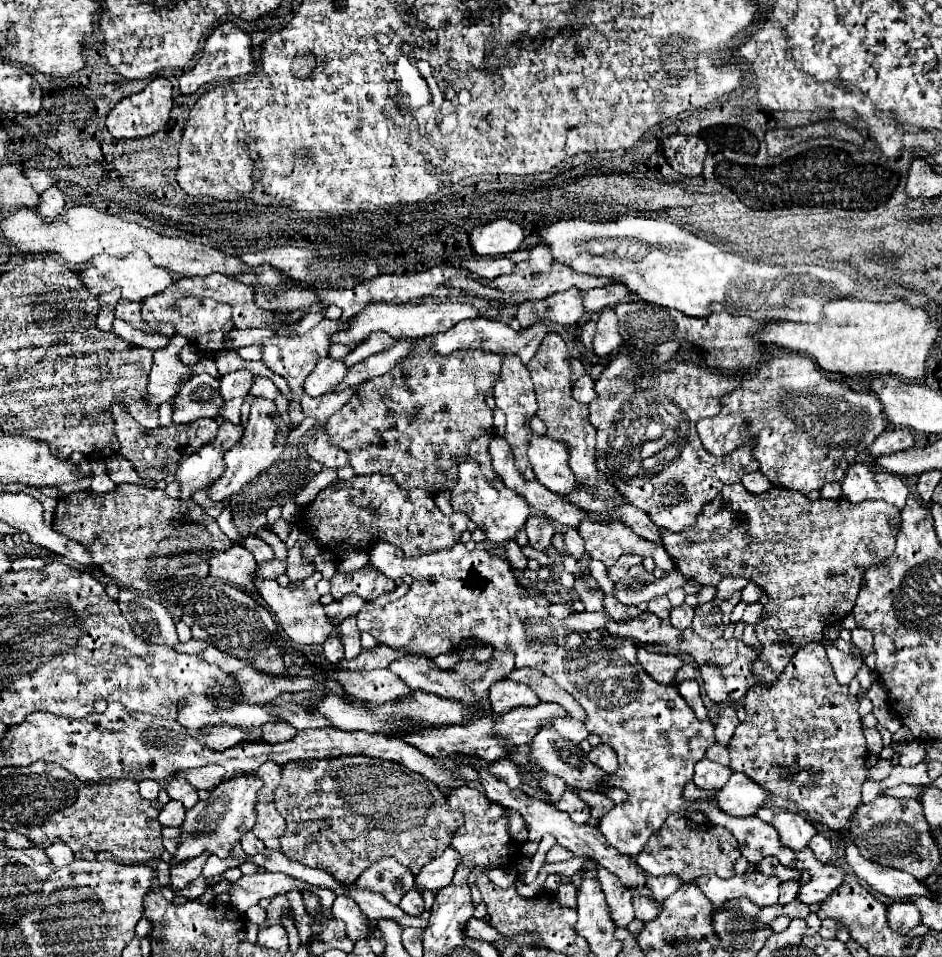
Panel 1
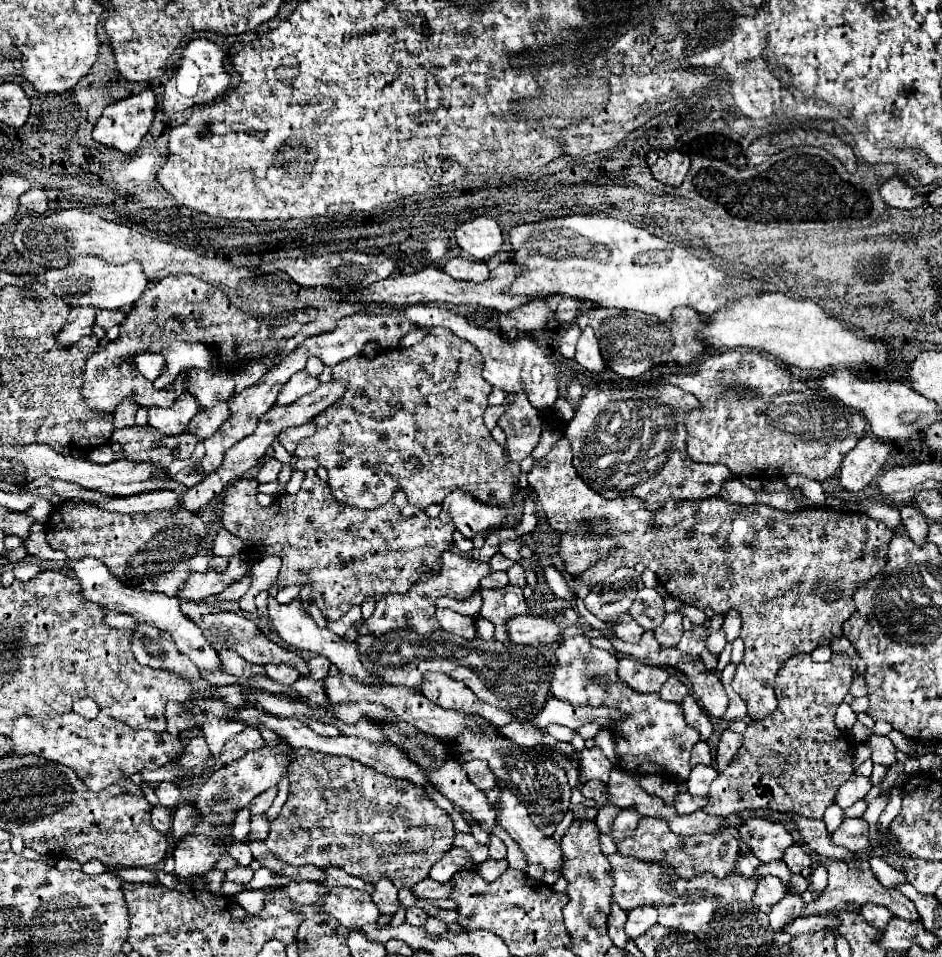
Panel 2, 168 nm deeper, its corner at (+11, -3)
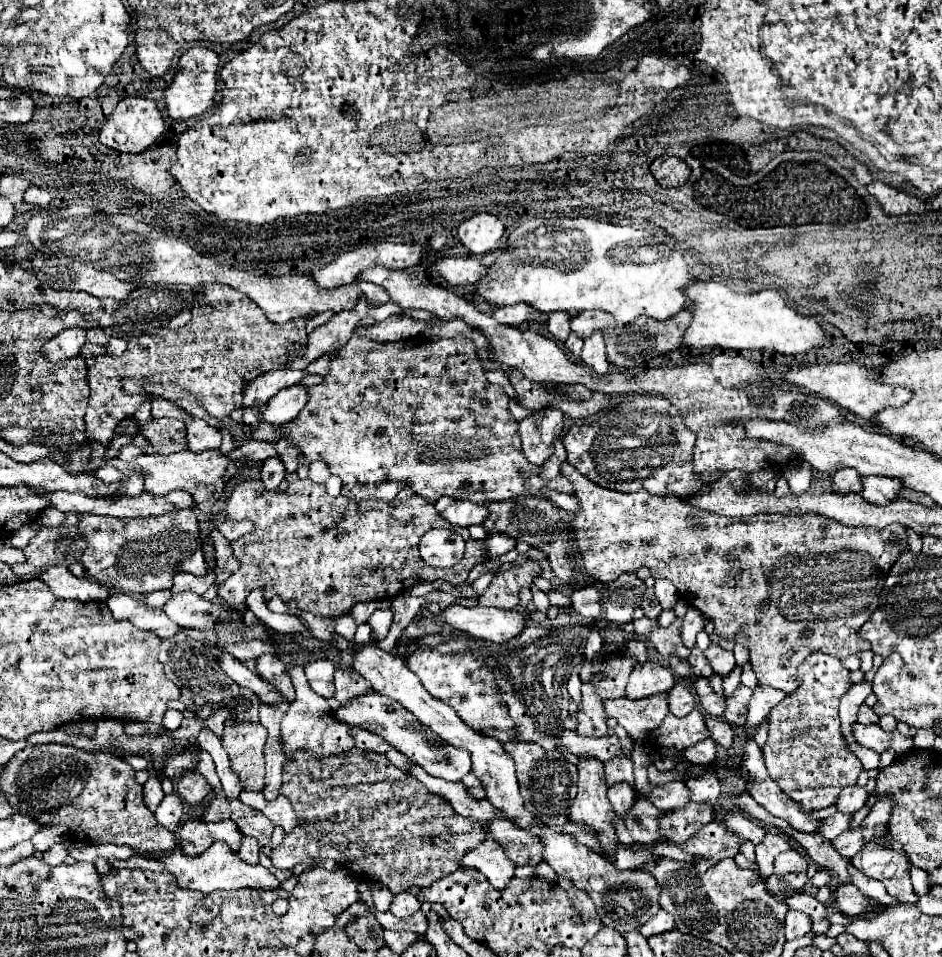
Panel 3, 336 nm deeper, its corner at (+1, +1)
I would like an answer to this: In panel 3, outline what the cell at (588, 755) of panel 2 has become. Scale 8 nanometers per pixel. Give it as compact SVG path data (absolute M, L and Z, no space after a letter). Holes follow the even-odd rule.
M610 759L610 763L604 763L606 769L606 783L630 783L634 787L634 775L632 775L632 761L630 759Z

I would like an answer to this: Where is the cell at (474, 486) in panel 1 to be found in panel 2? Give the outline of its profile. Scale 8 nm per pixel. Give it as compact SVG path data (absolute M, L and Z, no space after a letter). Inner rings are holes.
M454 491L442 503L440 519L444 523L454 523L454 527L468 539L472 539L478 531L486 531L492 527L500 527L506 517L504 507L484 505L464 491Z

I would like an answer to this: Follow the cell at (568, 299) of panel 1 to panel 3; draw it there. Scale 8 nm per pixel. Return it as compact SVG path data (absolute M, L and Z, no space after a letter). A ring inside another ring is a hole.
M514 303L514 305L506 305L506 307L496 307L494 319L498 323L510 325L510 327L520 327L524 321L530 319L532 313L534 313L534 309L526 307L526 303Z

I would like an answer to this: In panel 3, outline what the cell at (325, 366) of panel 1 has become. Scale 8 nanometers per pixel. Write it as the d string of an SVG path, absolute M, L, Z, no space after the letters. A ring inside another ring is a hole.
M294 383L286 389L280 389L274 397L270 397L266 411L262 413L262 421L272 425L282 425L294 419L308 401L308 385Z

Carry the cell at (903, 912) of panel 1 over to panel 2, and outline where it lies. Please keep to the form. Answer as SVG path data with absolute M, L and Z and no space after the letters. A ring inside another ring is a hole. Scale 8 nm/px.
M866 903L866 905L860 905L858 907L858 913L862 913L862 917L876 929L884 927L884 923L888 923L888 919L892 917L892 913L880 905L872 905L872 903Z

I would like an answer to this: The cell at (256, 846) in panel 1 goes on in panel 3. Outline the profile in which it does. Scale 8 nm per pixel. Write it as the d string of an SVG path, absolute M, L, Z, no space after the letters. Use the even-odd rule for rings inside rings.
M244 837L238 855L240 855L240 859L244 859L250 865L258 865L258 855L260 855L258 841L256 839L250 839L250 837Z

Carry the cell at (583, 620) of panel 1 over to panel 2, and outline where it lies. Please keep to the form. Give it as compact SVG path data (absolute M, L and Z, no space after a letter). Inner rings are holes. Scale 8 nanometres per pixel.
M516 615L506 621L506 631L512 643L552 643L562 635L562 625L558 623L558 619L550 617L544 619L534 615Z

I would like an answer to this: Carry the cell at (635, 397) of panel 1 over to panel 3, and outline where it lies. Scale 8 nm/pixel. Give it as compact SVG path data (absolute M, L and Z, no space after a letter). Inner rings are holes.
M628 395L616 407L604 409L590 423L574 423L570 431L564 435L564 445L568 449L568 461L590 481L600 487L634 493L646 489L650 495L676 495L690 497L694 491L702 491L702 487L710 487L710 483L702 481L700 475L692 469L692 449L696 435L682 423L680 411L664 397L664 395Z

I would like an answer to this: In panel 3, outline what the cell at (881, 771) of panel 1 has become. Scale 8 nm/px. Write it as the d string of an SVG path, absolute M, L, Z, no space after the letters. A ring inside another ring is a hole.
M850 785L850 787L844 787L840 791L840 797L838 797L838 811L842 813L856 813L868 799L868 791L866 787L860 787L860 785Z

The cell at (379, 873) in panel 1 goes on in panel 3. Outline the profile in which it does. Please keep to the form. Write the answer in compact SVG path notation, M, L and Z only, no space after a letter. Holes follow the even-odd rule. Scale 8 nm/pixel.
M402 891L394 897L394 901L390 903L390 913L396 917L410 917L416 911L420 911L420 901L410 893L410 891Z

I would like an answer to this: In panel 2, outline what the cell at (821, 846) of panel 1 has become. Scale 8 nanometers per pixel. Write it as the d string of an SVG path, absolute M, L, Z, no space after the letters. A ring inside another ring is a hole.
M792 845L784 853L782 861L788 865L790 873L800 873L804 867L810 867L812 865L812 855L806 851L804 845Z

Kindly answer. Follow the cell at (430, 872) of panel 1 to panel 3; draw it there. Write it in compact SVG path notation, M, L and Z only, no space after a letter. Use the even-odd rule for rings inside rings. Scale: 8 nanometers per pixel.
M482 841L476 849L466 851L460 865L482 871L496 889L504 889L514 877L514 863L504 855L496 841Z

